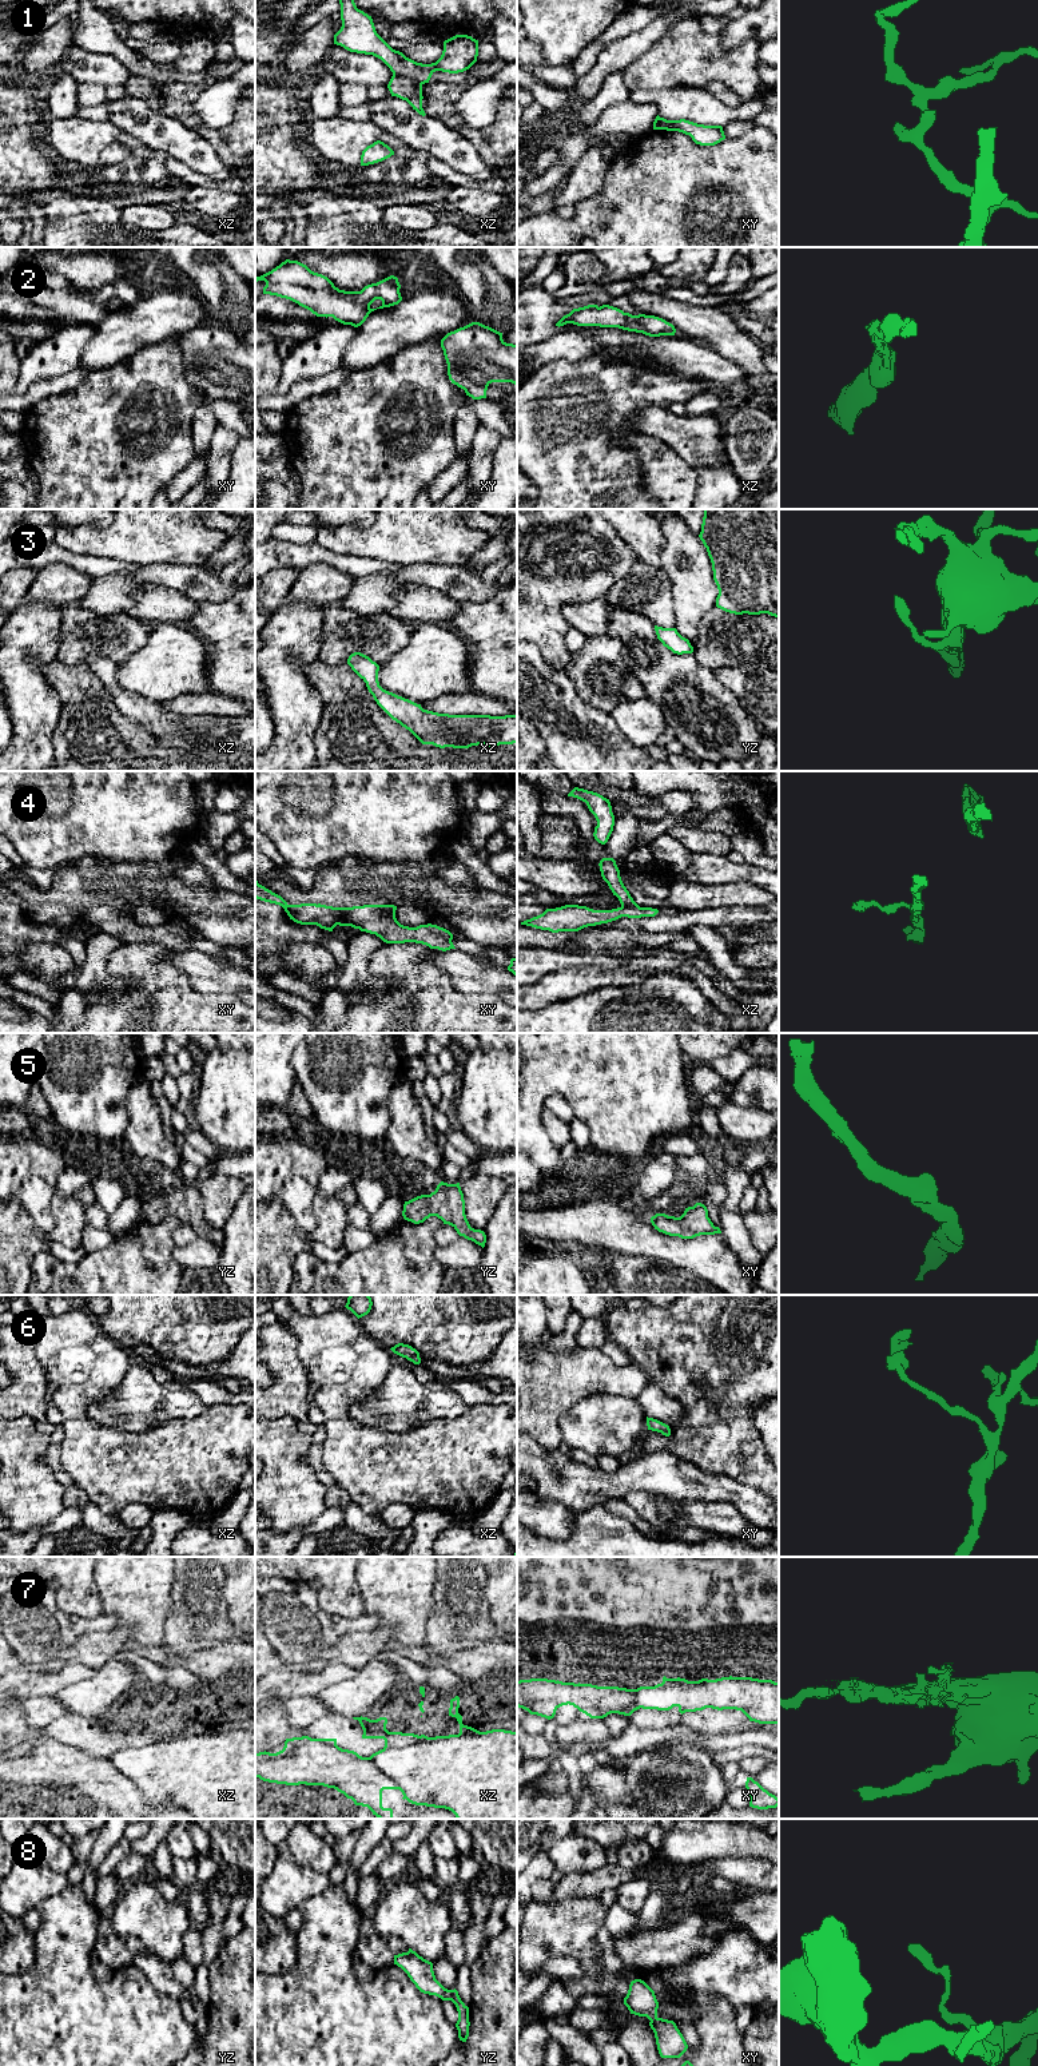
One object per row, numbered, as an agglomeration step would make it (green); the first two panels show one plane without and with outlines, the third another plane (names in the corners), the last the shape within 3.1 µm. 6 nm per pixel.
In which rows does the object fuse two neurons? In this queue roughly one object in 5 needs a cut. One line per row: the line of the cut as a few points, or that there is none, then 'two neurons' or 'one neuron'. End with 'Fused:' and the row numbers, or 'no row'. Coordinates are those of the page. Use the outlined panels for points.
1: xz (393, 74), (409, 76), (421, 84) | two neurons
2: no cut | one neuron
3: no cut | one neuron
4: no cut | one neuron
5: no cut | one neuron
6: no cut | one neuron
7: no cut | one neuron
8: no cut | one neuron
Fused: 1

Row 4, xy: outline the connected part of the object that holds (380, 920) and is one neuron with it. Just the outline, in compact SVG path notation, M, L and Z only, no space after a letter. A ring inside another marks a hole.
M255 879L255 898L279 905L290 919L301 925L317 925L333 931L339 926L351 926L375 934L386 943L415 942L442 951L456 949L453 934L437 925L419 925L409 927L401 925L395 918L394 905L363 905L353 907L333 907L321 903L289 905L281 895L273 893Z

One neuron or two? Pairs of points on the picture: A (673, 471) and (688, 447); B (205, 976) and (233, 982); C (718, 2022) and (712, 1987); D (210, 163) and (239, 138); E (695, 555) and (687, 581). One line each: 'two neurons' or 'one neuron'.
A: two neurons
B: one neuron
C: two neurons
D: two neurons
E: one neuron

